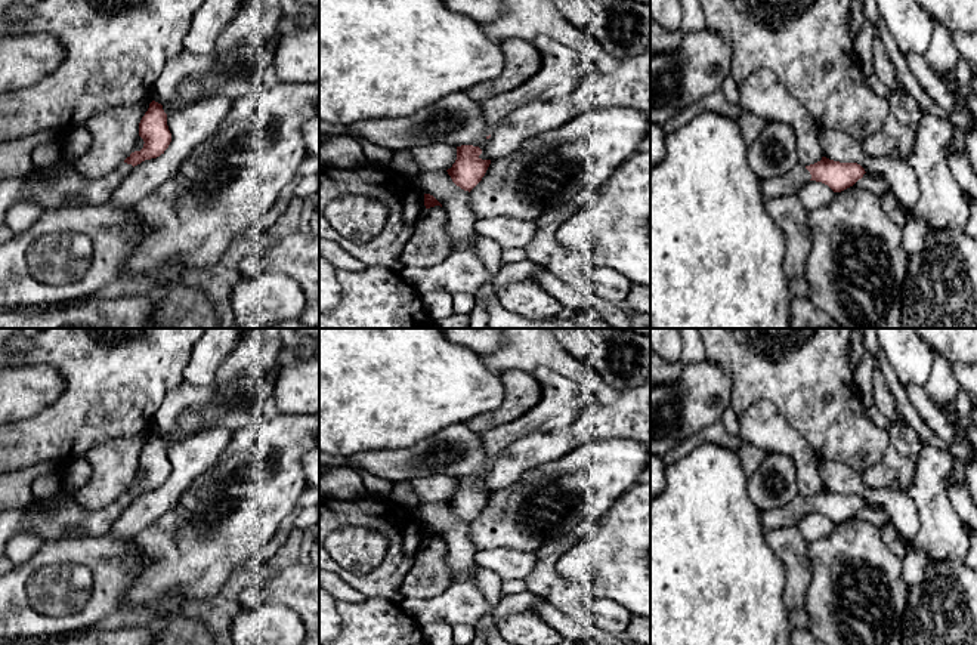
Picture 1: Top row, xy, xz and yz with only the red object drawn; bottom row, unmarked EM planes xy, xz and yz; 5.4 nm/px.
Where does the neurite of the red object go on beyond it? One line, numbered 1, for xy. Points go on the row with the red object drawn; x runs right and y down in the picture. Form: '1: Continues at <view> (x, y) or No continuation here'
1: Continues at xy (65, 185)

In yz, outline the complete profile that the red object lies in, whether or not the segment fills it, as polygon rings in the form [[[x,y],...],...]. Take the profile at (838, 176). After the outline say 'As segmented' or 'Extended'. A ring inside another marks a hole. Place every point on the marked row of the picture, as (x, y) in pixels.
[[[822,157],[810,166],[798,163],[785,176],[760,180],[760,188],[766,198],[777,198],[797,194],[807,180],[816,180],[828,185],[834,192],[841,192],[853,186],[865,173],[857,163],[840,163]]]. Extended

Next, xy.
[[[155,101],[149,104],[139,123],[139,136],[145,142],[143,148],[132,152],[117,169],[95,180],[87,180],[74,170],[59,164],[50,167],[49,180],[43,180],[38,176],[38,169],[34,169],[27,178],[1,180],[0,225],[6,222],[7,210],[18,201],[35,201],[44,210],[68,207],[71,201],[84,201],[86,204],[106,203],[135,166],[160,157],[168,148],[171,133],[161,104]]]. Extended

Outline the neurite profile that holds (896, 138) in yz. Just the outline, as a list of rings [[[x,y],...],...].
[[[878,36],[872,41],[874,74],[888,89],[890,112],[884,126],[862,142],[863,151],[871,157],[888,157],[908,161],[922,109],[900,84],[896,68]]]

